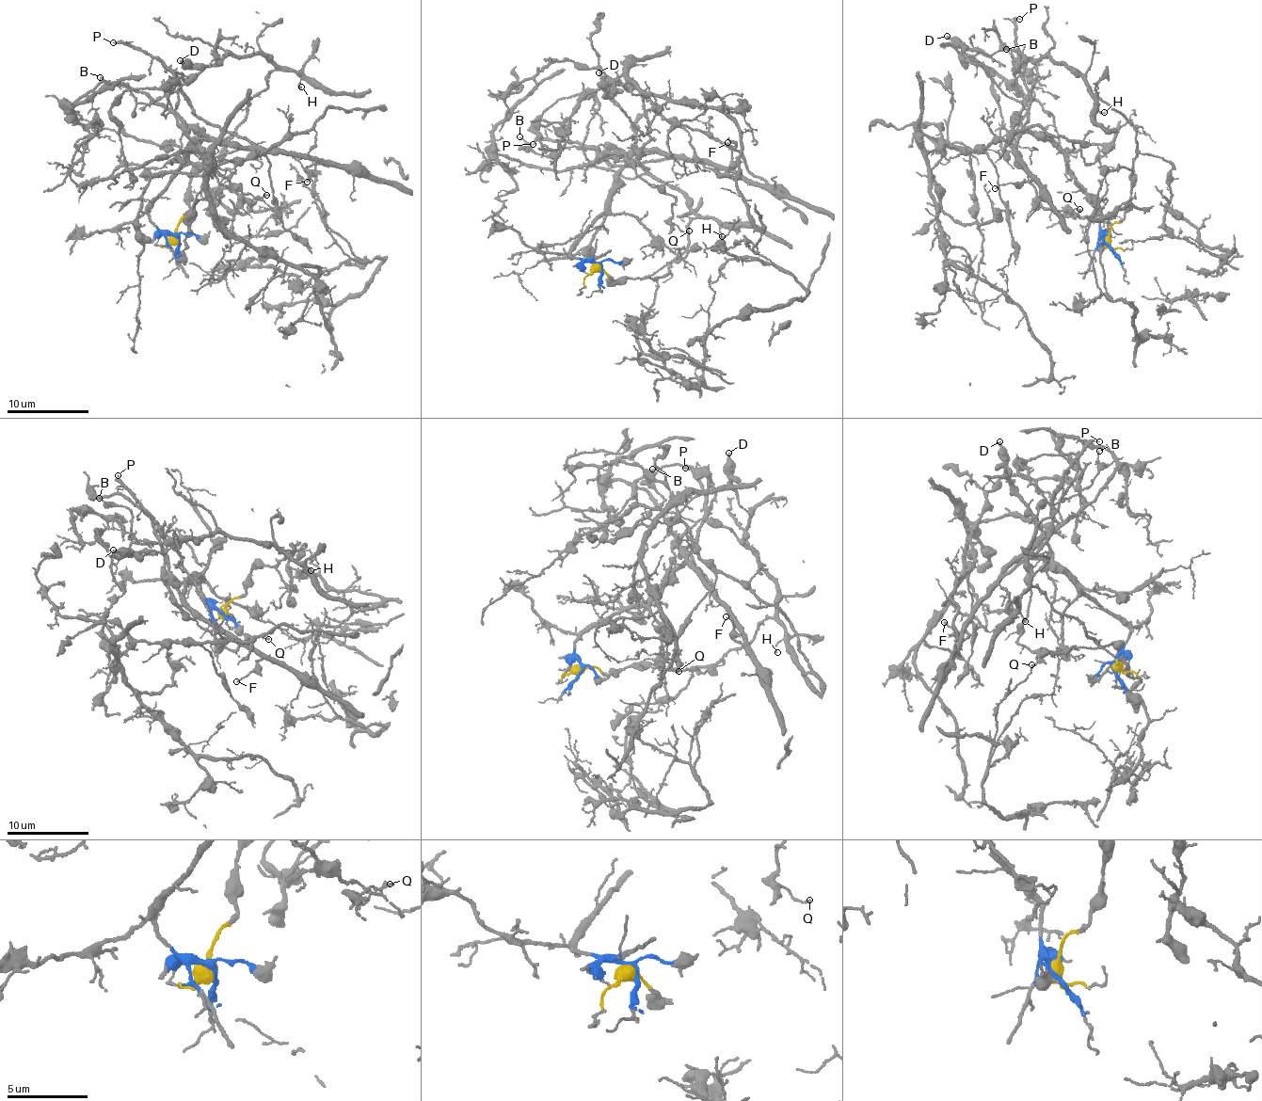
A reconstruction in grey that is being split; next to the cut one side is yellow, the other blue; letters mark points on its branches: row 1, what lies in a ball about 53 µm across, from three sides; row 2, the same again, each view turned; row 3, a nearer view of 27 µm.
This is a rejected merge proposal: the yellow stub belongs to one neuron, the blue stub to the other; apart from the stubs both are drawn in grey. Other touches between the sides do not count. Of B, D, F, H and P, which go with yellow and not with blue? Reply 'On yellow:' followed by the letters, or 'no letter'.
On yellow: B, D, H

